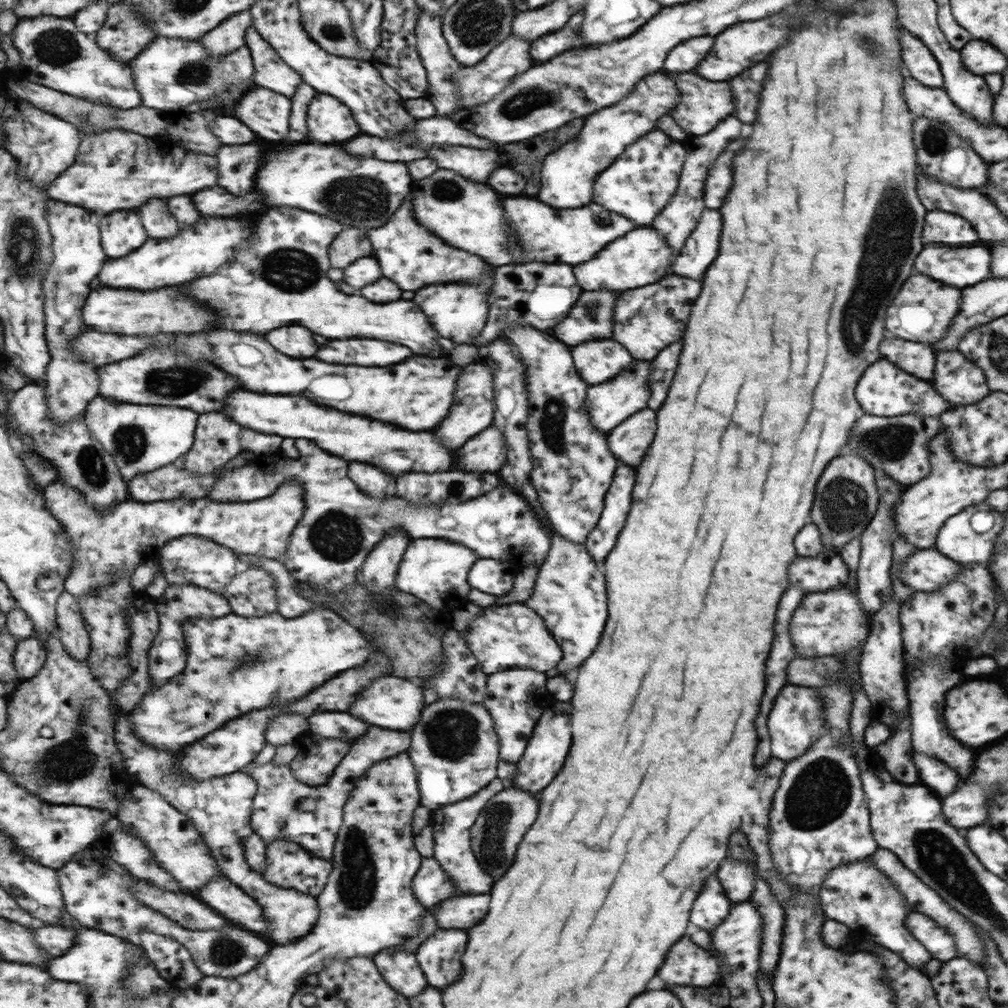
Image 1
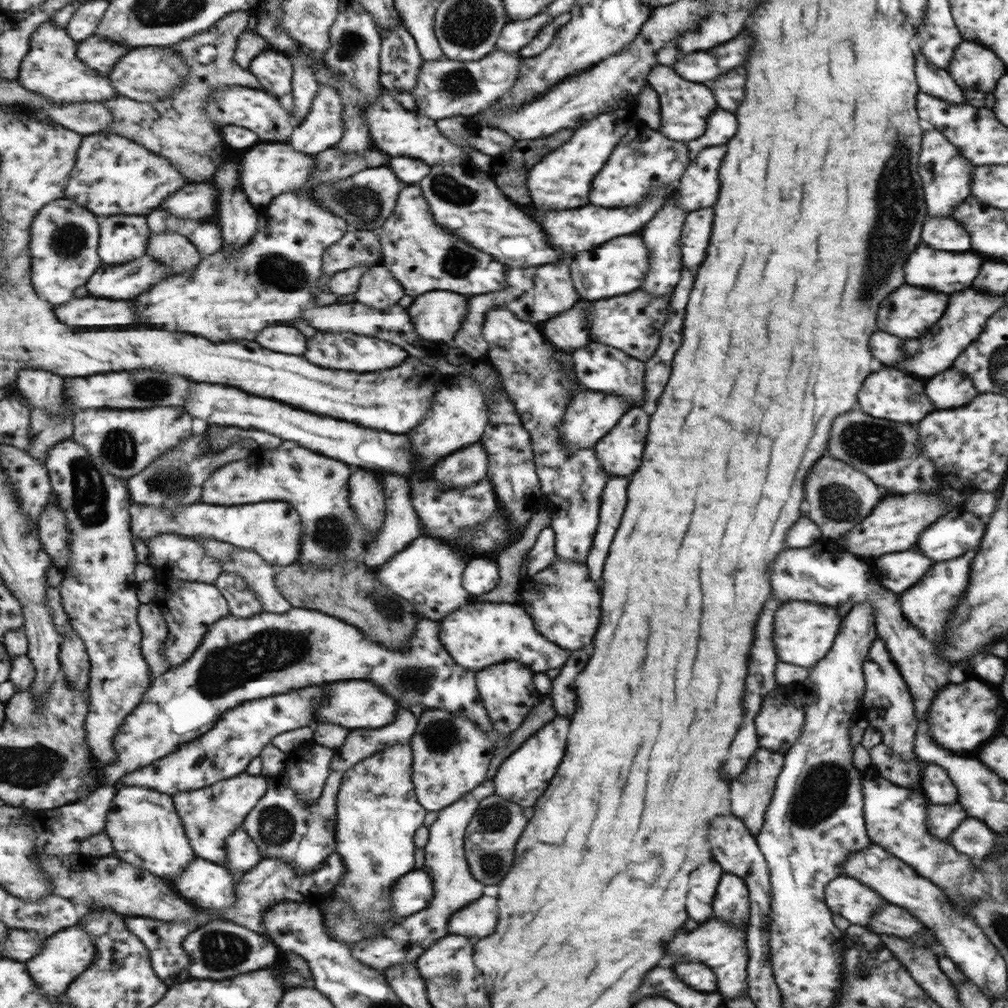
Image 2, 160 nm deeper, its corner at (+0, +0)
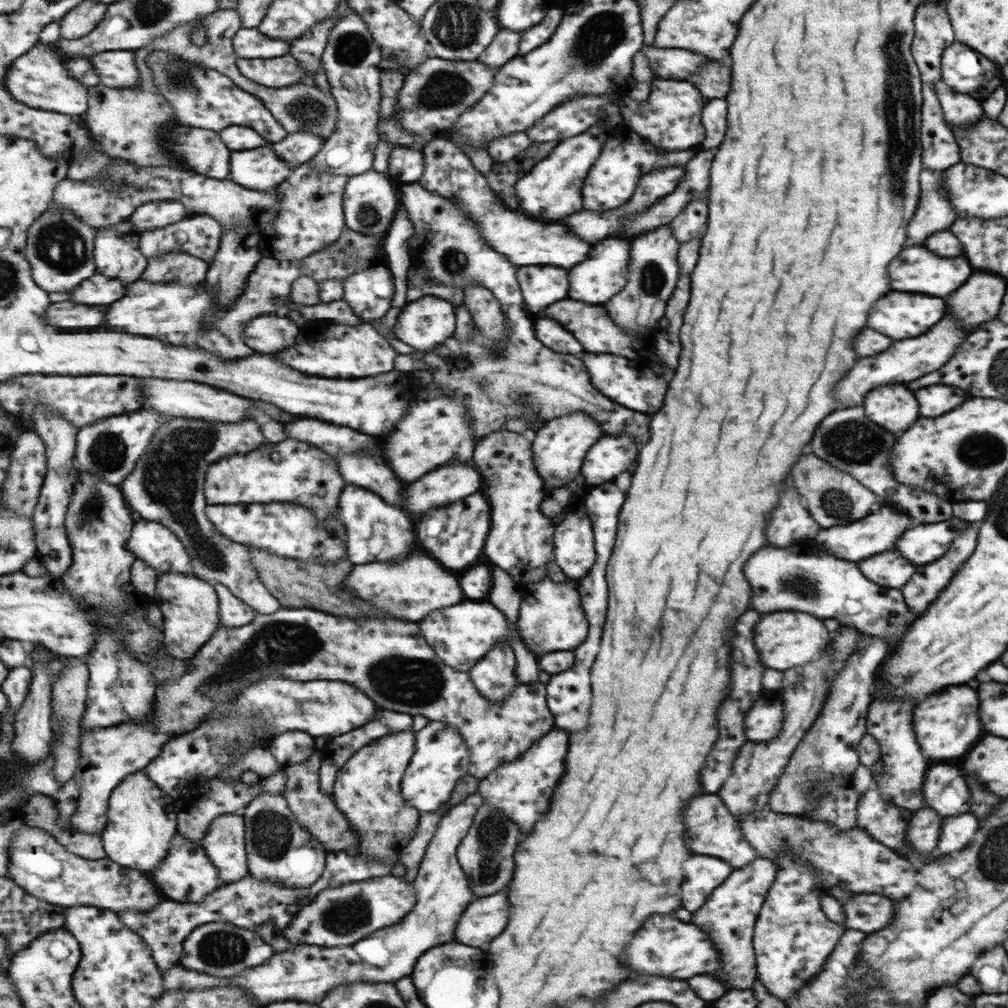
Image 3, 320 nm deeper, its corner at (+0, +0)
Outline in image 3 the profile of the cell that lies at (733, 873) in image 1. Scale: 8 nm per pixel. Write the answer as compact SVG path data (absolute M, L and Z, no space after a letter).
M755 857L749 864L732 869L728 878L708 895L707 902L700 909L701 912L691 914L689 924L705 930L709 938L715 942L716 955L723 967L721 974L728 986L726 990L751 989L756 980L756 960L752 947L752 936L755 933L756 919L767 900L768 890L776 871L777 868L772 860Z

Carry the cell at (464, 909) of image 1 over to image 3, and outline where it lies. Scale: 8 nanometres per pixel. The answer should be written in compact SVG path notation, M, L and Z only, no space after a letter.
M507 888L505 892L495 892L493 896L477 898L469 904L469 912L461 916L461 928L457 930L457 942L465 946L477 948L483 942L493 940L503 932L511 912L507 902Z

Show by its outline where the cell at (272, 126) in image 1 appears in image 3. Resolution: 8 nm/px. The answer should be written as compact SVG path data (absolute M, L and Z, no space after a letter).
M158 50L146 57L146 64L152 71L153 80L160 93L170 102L181 125L195 128L209 128L220 132L227 126L251 126L271 142L281 142L288 132L273 118L274 114L263 106L258 96L241 90L230 77L218 70L195 64L173 54Z

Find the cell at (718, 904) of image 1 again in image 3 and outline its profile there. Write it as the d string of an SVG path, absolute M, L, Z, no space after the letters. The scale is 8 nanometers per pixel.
M691 856L685 860L685 888L681 888L681 906L689 912L704 907L708 895L724 882L732 866L719 857Z

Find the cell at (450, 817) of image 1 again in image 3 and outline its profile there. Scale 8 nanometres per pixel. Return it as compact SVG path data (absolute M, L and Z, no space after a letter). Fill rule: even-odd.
M474 792L463 801L451 806L442 815L422 856L417 878L412 882L417 904L413 906L413 912L399 924L378 930L373 933L373 936L368 936L353 946L341 946L341 948L319 948L319 946L309 946L309 944L293 946L287 952L275 954L273 960L269 960L269 964L263 964L261 968L247 968L241 976L233 976L233 978L217 978L205 972L193 972L181 965L175 965L162 972L165 982L164 993L179 990L179 988L205 990L205 988L233 984L241 988L245 986L245 992L255 996L261 1004L271 1004L277 1000L287 1000L287 998L319 1004L333 988L341 984L351 984L359 980L396 983L406 976L412 976L425 950L451 942L455 938L453 930L456 930L457 918L461 916L467 902L471 900L471 890L467 888L467 876L463 874L463 869L456 859L456 848L468 831L475 811L481 806L482 800L482 796ZM373 952L385 954L385 956L393 954L399 958L385 958L385 956L373 958Z

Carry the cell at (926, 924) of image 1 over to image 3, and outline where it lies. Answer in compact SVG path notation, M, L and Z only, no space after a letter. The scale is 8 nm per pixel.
M856 893L841 905L845 915L842 927L865 934L885 928L893 918L891 902L893 901L877 893Z

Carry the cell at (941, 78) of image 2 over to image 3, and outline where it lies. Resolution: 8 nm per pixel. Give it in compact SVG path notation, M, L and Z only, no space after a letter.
M941 80L934 84L934 91L943 110L944 120L951 129L965 129L968 124L973 124L982 117L980 101L969 95L951 90Z

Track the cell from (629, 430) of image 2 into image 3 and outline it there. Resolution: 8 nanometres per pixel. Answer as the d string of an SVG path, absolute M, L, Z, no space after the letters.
M625 435L603 436L597 439L596 443L588 449L583 466L580 468L580 474L585 479L585 484L593 487L605 482L611 482L621 472L628 472L627 467L629 466L629 462L635 459L635 454L639 452L635 446L637 446L635 445L635 440Z

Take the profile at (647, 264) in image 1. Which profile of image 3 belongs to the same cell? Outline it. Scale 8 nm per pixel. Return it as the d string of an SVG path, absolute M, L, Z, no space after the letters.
M629 239L625 240L601 240L597 248L593 248L593 256L585 260L585 264L577 264L577 268L571 268L569 274L573 280L569 280L569 298L581 300L587 304L607 304L613 294L617 294L627 282L628 260L631 254Z

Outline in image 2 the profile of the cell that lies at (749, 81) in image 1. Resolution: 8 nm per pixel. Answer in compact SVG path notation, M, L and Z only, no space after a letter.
M731 68L729 72L717 76L715 80L711 80L707 84L712 89L718 108L733 112L743 98L745 72L743 72L743 68Z

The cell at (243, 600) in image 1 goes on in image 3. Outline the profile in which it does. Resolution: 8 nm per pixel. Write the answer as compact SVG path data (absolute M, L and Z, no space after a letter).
M214 584L220 597L220 617L222 626L239 627L251 624L258 615L254 608L248 606L241 598L235 596L224 584Z

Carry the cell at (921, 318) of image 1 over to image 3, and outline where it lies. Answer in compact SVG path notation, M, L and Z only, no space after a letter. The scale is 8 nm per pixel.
M889 292L881 300L877 300L877 308L873 308L873 316L869 316L869 328L877 328L883 336L889 336L893 340L913 338L923 334L929 326L933 326L937 320L943 318L945 304L941 298L933 296L921 296L921 294L907 294L907 292Z

